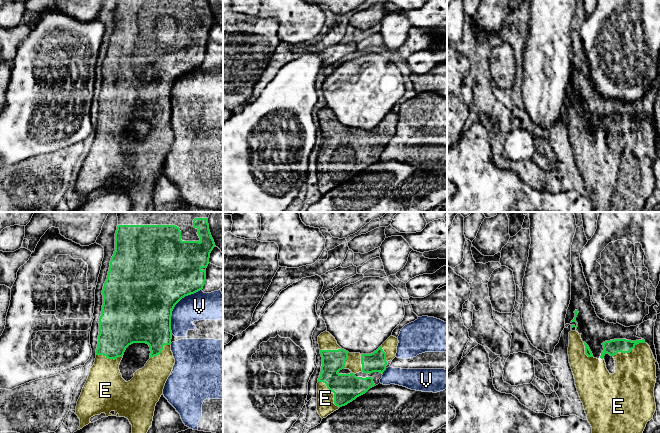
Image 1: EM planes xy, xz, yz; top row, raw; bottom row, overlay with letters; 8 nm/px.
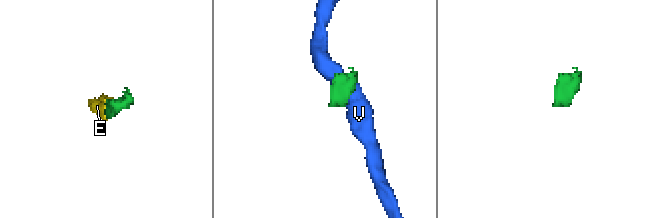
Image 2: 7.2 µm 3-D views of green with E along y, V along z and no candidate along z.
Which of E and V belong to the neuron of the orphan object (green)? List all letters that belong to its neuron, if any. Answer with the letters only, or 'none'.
E

